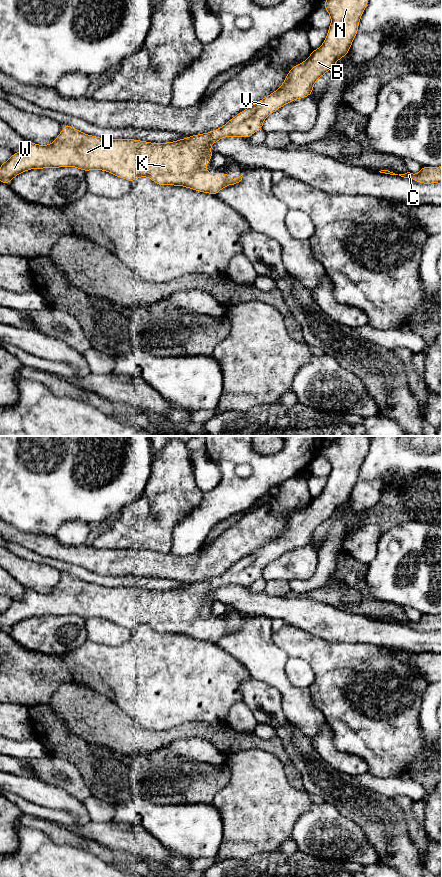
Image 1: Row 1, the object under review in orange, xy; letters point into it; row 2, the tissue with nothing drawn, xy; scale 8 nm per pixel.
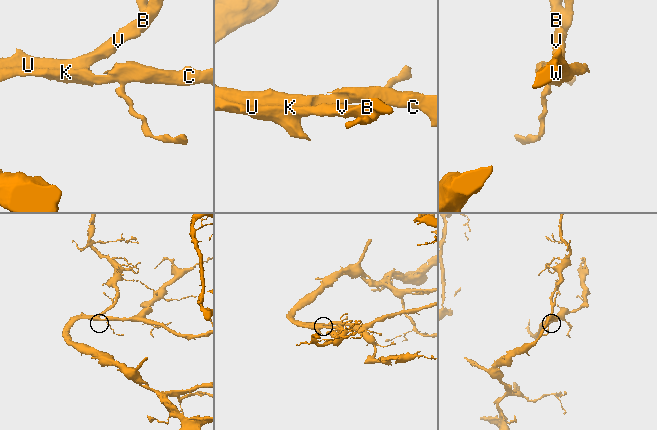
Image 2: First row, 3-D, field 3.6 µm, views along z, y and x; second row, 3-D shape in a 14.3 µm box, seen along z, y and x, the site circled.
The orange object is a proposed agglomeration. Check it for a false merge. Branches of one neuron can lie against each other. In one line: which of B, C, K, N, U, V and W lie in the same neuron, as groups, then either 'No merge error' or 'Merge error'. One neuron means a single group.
Groups: B C K N U V W. No merge error

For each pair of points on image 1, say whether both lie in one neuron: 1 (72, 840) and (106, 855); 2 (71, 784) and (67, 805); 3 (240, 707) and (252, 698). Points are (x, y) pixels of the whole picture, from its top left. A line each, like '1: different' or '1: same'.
1: same
2: different
3: different

